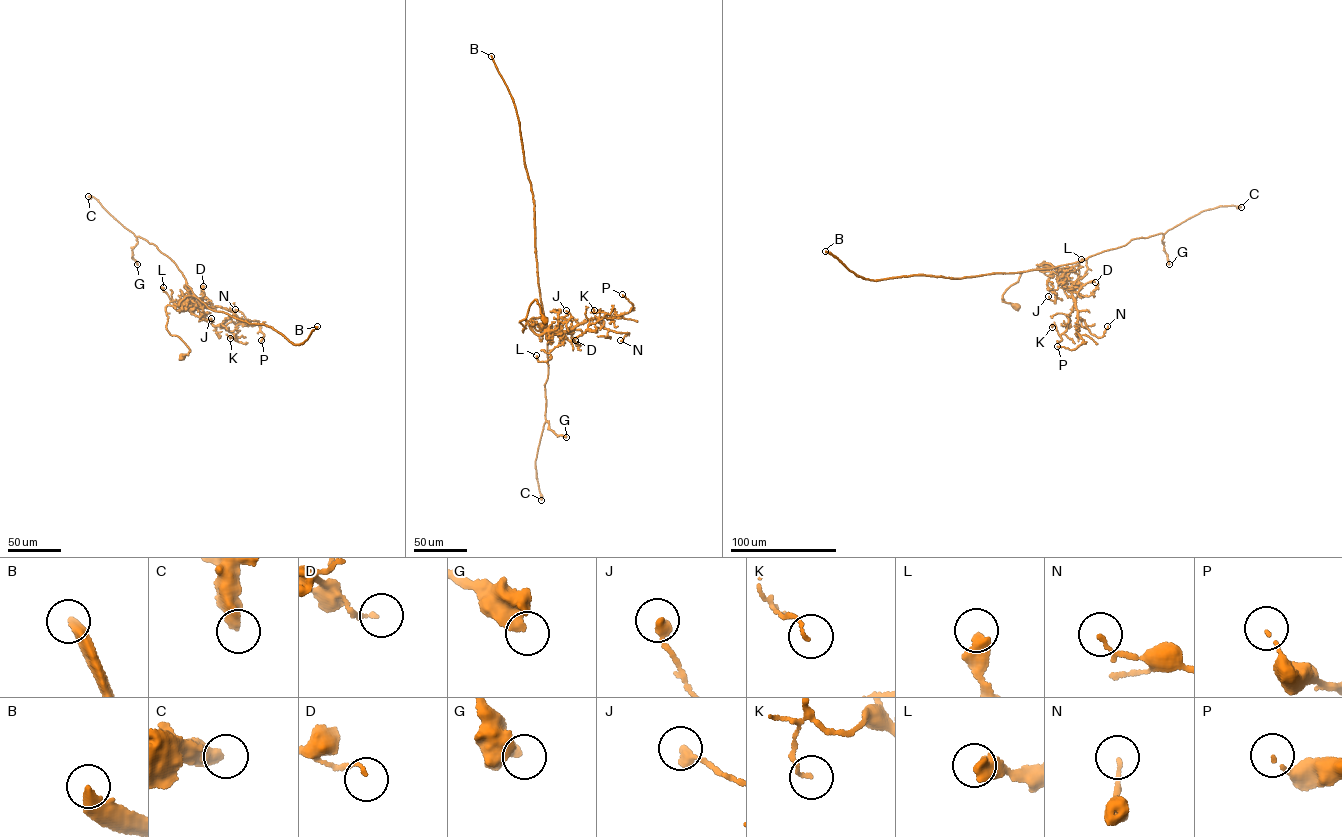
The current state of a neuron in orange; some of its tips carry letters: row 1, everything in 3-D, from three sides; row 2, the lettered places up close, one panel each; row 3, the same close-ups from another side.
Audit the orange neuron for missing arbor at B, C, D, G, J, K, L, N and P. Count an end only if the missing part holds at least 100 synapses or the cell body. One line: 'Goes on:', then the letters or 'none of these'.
Goes on: B

